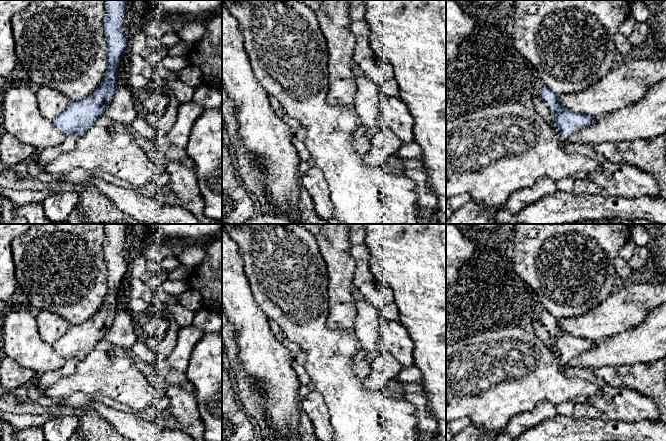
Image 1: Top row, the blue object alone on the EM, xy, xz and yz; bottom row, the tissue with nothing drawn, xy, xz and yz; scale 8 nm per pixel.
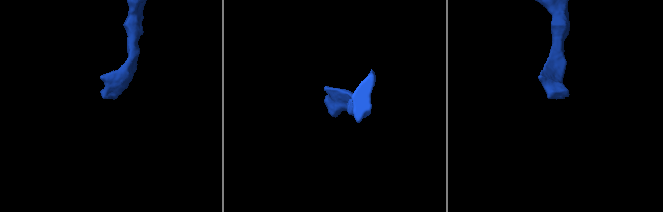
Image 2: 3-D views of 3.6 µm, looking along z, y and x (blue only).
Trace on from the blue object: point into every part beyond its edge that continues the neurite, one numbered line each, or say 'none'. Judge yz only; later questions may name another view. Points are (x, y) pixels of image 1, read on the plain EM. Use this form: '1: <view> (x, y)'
1: yz (623, 403)

